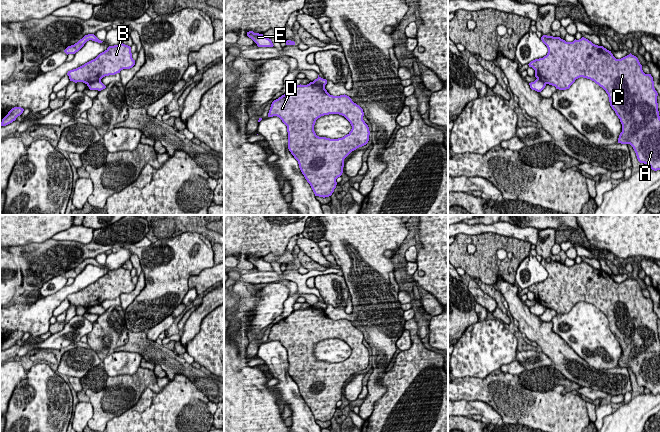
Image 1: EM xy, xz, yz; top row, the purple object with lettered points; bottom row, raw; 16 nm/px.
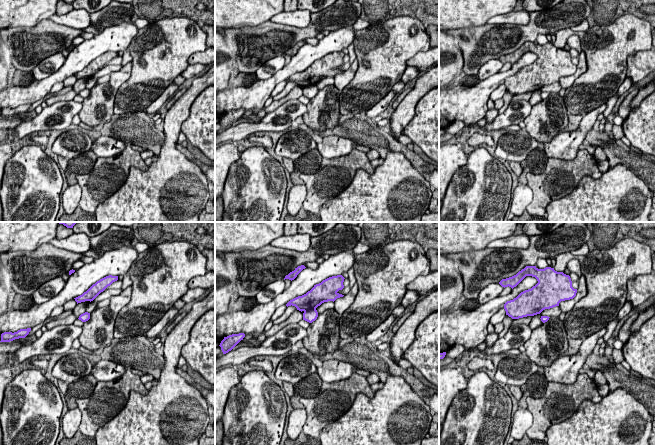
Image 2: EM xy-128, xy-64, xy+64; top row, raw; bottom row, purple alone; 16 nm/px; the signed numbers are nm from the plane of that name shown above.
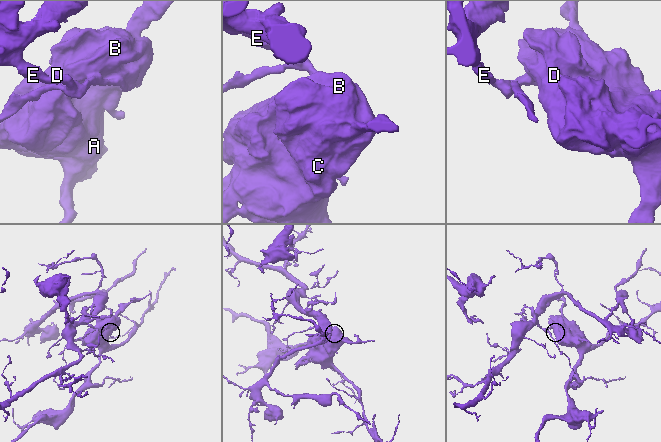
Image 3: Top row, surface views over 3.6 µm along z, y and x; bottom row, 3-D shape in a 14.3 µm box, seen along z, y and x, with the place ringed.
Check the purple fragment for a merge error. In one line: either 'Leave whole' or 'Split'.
Split

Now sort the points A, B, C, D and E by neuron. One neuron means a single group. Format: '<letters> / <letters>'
A B C D / E

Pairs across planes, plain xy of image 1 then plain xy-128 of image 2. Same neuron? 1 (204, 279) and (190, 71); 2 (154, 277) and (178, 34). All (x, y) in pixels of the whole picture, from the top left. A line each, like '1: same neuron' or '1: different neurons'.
1: different neurons
2: same neuron

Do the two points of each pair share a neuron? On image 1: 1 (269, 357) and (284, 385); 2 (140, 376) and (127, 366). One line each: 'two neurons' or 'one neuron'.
1: one neuron
2: two neurons

